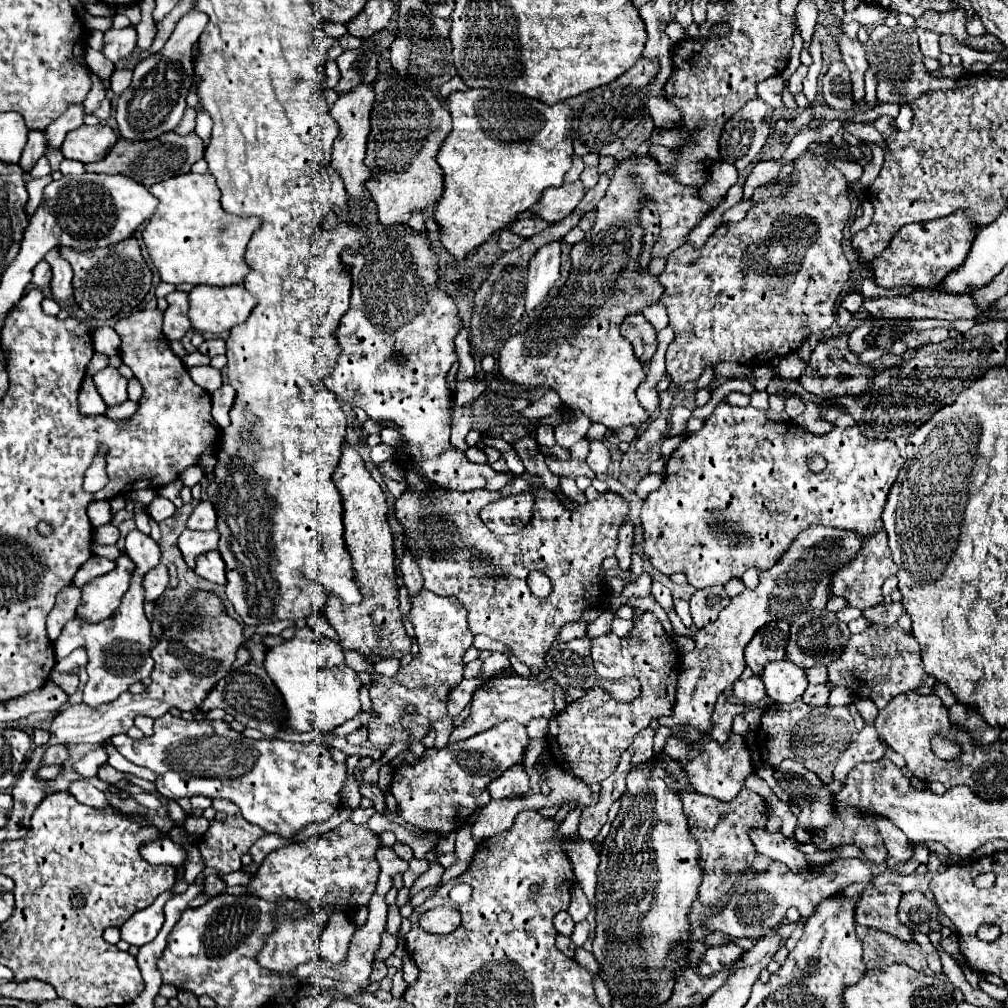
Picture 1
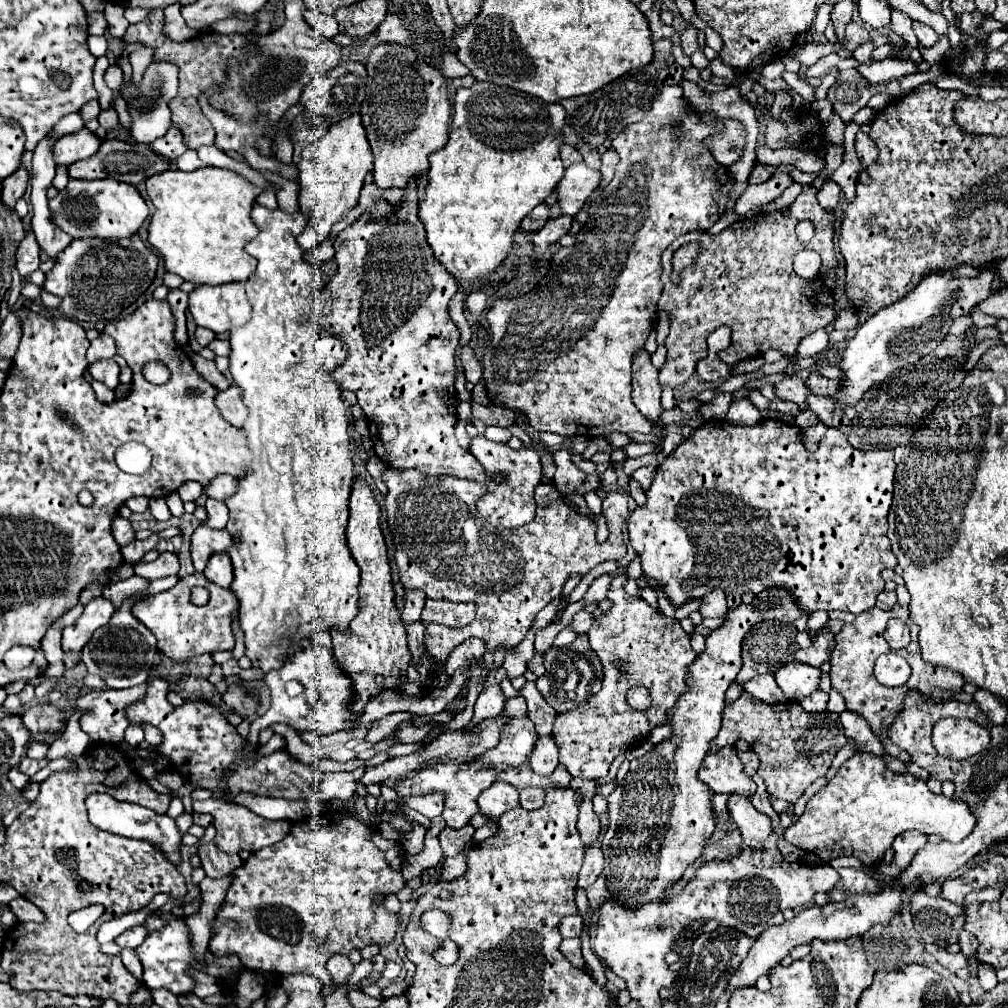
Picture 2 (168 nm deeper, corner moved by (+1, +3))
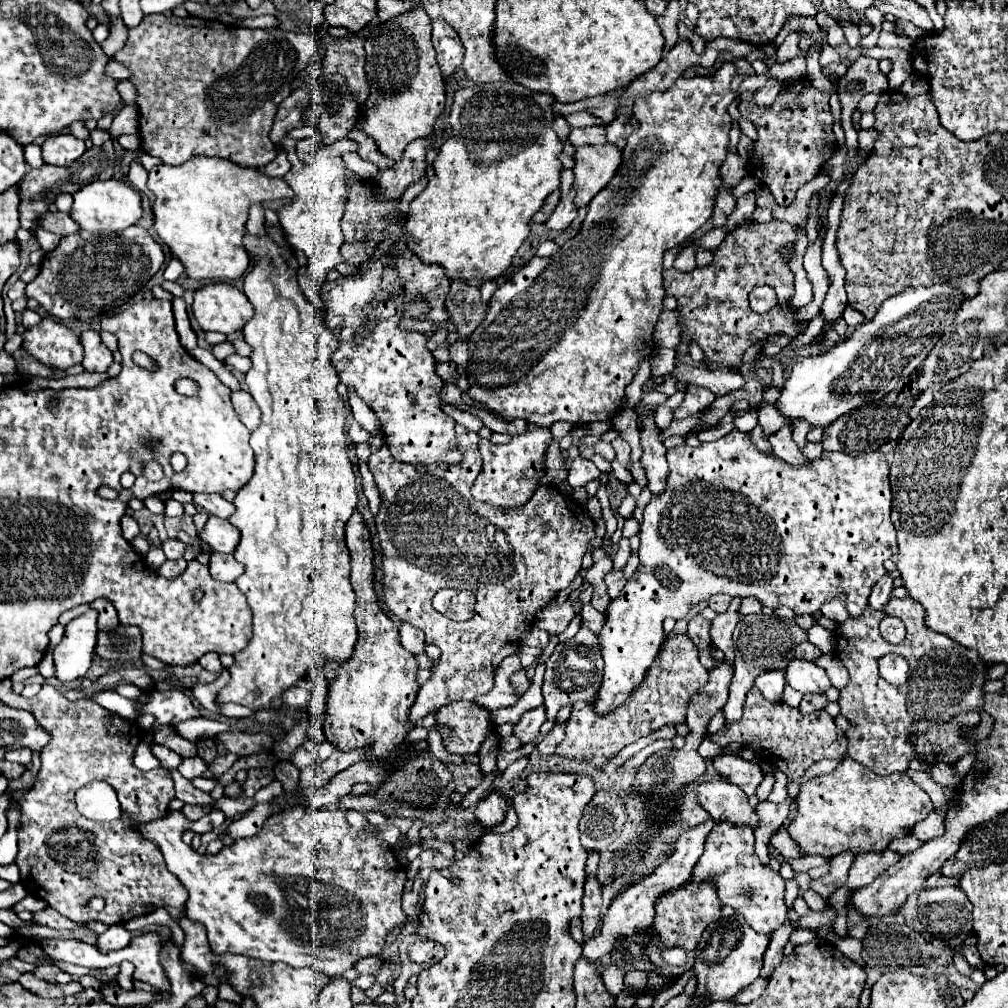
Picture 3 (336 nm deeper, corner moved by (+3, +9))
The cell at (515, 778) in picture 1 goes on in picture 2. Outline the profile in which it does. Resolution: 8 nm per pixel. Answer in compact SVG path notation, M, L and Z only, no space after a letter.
M493 782L477 800L479 810L487 818L501 818L503 812L519 806L519 792L511 784Z

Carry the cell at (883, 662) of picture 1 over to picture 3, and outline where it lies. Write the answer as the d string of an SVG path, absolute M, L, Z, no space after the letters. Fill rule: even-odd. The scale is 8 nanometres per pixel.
M909 596L907 598L891 598L887 602L887 614L897 616L903 622L907 622L907 636L901 644L887 644L881 638L879 622L881 622L883 612L871 610L871 606L859 618L849 618L847 622L839 624L837 630L835 630L835 642L837 642L835 654L843 662L843 666L849 670L849 682L841 690L841 696L837 700L839 706L841 706L841 714L853 726L845 732L847 738L849 738L847 754L851 758L855 758L857 762L865 764L875 774L881 774L881 776L893 774L893 772L905 772L907 766L909 766L909 760L917 758L917 754L915 754L915 750L909 742L911 732L923 732L923 730L931 728L935 722L951 720L959 712L981 708L981 704L983 704L981 684L985 682L985 670L987 670L987 664L983 660L979 660L973 650L965 650L963 646L959 646L951 638L947 638L939 632L927 630L925 620L923 620L923 606L917 604L915 600L911 600ZM885 654L901 654L903 658L907 658L907 662L911 666L907 684L891 686L879 676L877 660Z

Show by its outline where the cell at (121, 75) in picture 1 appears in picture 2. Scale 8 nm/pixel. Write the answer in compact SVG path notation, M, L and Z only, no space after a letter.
M111 64L105 72L105 84L111 88L111 90L117 90L121 84L123 84L123 70L121 66L117 64Z

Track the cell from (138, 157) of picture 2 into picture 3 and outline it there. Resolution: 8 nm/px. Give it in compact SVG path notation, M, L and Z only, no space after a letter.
M105 142L103 146L93 146L89 148L81 158L77 158L75 164L71 166L47 166L43 164L41 168L33 168L25 180L21 182L19 186L19 192L21 192L21 206L19 206L19 212L21 212L21 226L23 228L31 228L33 220L37 220L41 214L45 214L49 208L51 202L55 202L55 196L59 192L69 192L73 194L75 190L79 190L81 186L85 186L87 182L93 182L93 180L109 180L113 178L113 172L115 172L115 166L117 166L117 154L115 154L115 148L111 142Z

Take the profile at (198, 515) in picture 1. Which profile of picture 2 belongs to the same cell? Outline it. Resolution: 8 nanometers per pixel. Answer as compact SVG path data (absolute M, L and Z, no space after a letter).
M207 498L205 510L209 514L209 518L205 522L207 526L211 526L211 528L225 528L225 524L229 520L229 508L225 506L225 502L215 500L215 498Z

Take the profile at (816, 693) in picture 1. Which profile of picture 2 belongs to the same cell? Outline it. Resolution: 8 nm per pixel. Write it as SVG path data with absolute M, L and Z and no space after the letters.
M817 690L817 692L813 692L811 696L805 696L799 704L801 704L803 710L807 710L807 712L823 712L823 710L827 708L827 700L829 700L829 696L827 696L823 690Z

